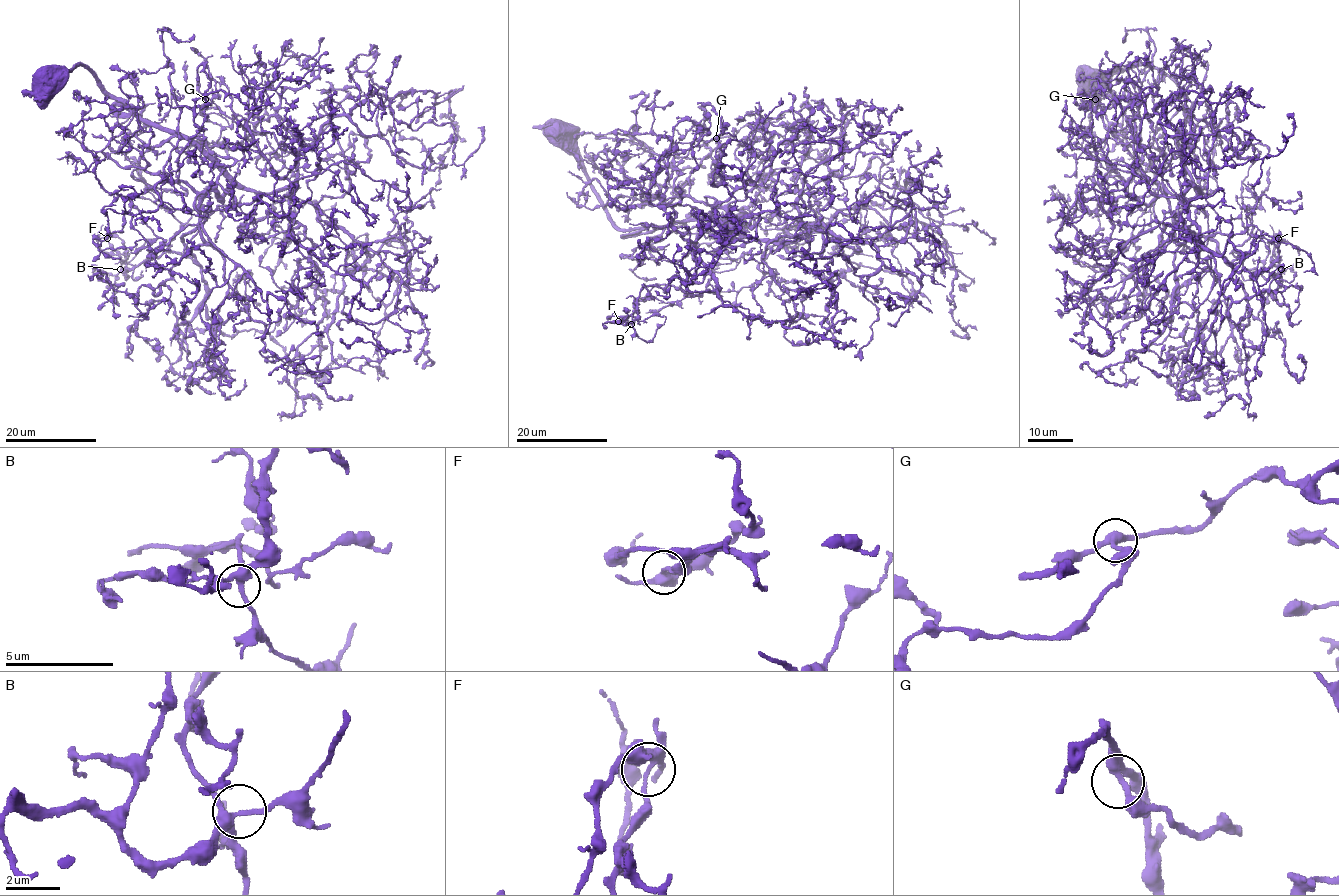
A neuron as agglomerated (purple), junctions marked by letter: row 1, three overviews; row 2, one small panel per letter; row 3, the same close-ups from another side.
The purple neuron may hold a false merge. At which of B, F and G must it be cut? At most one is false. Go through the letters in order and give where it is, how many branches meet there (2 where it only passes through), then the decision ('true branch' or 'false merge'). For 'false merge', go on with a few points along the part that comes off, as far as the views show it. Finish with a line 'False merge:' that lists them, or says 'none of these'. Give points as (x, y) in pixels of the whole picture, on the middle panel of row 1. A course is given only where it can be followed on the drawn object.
B: (631, 324) | 4 | true branch
F: (618, 321) | 4 | false merge | (618, 320), (633, 316), (637, 323), (651, 316), (664, 315)
G: (716, 138) | 3 | true branch
False merge: F

